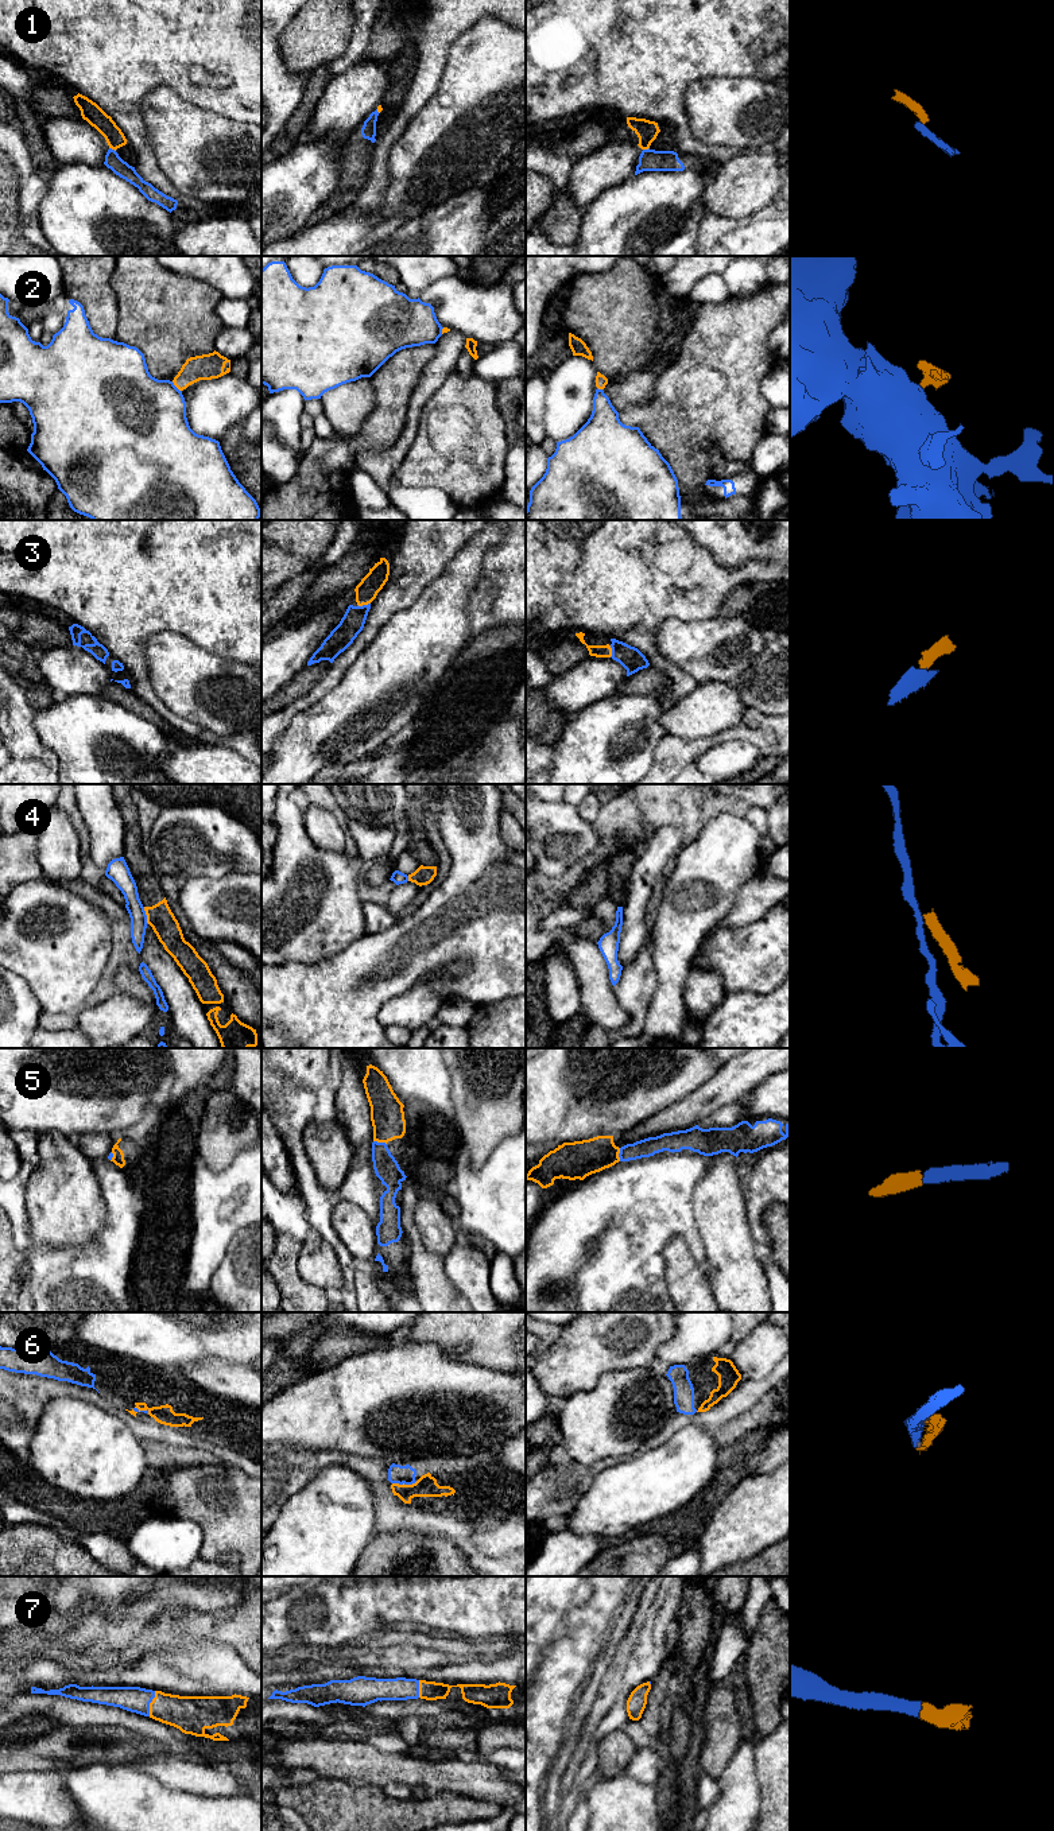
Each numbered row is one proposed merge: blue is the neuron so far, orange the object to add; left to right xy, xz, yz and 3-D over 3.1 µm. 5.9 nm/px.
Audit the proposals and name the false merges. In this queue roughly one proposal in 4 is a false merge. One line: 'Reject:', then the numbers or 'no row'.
Reject: 1, 2, 4

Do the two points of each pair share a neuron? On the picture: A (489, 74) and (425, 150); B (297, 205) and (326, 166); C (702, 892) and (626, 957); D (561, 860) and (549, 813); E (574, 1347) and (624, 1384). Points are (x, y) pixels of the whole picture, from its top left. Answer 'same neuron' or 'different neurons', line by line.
A: same neuron
B: same neuron
C: different neurons
D: same neuron
E: different neurons

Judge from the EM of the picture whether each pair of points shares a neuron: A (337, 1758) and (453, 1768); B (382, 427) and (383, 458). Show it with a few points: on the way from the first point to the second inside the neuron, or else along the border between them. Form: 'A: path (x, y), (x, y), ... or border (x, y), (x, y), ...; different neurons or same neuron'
A: path (365, 1765), (372, 1768), (425, 1771); same neuron
B: border (405, 427), (387, 447), (363, 450), (355, 458); different neurons

